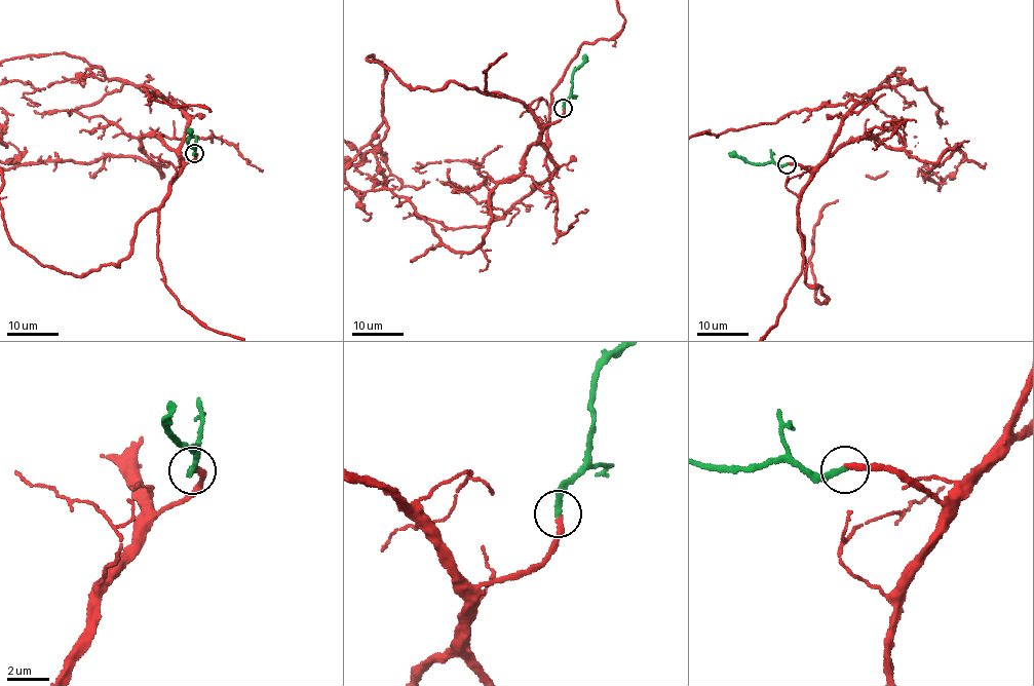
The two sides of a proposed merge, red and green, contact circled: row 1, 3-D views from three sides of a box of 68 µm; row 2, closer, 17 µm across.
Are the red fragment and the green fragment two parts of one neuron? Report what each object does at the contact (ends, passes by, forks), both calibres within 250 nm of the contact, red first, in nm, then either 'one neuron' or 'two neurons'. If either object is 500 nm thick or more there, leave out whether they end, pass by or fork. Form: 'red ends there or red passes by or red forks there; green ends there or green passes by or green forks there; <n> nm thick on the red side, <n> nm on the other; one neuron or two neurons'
red ends there; green ends there; 260 nm thick on the red side, 280 nm on the other; one neuron

